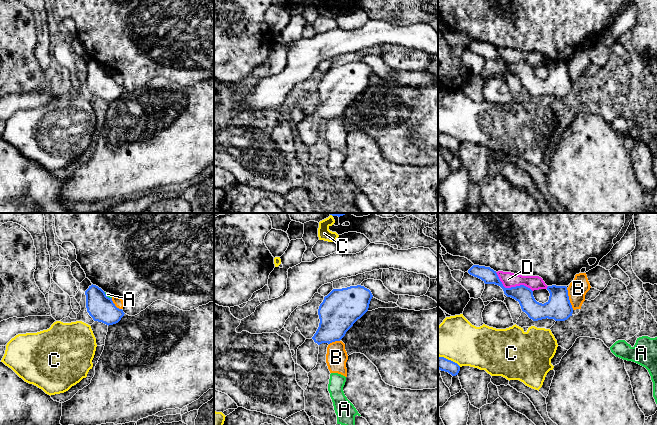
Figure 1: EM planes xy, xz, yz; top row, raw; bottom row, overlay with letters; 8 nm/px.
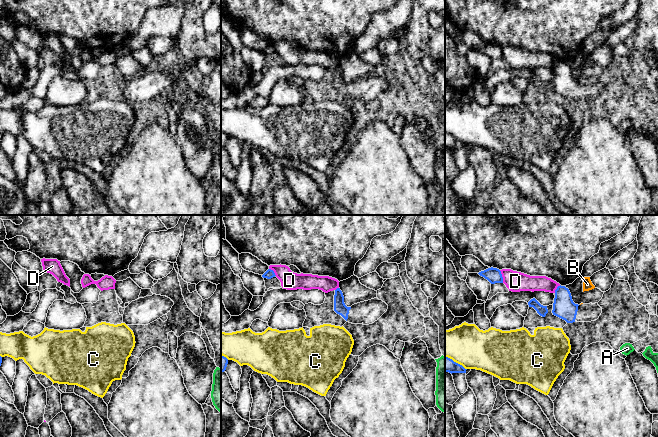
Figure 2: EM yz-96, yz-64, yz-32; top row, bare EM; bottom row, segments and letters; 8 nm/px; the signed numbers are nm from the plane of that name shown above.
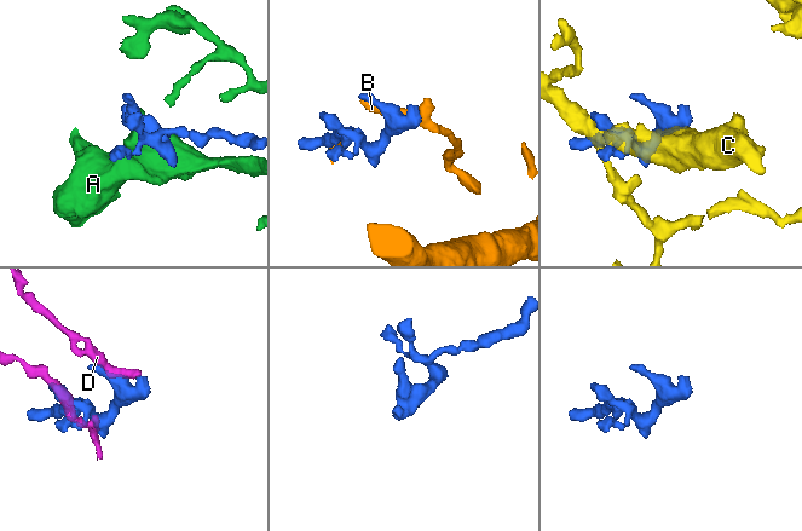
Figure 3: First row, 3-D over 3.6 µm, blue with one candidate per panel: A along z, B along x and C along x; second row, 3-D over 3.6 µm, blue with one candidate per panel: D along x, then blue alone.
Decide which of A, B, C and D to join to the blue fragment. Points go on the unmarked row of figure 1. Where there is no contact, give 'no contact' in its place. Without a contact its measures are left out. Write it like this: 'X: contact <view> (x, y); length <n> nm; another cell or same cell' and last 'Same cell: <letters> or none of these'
A: contact xy (106, 72); length 80 nm; another cell
B: contact yz (568, 75); length 190 nm; another cell
C: contact yz (449, 136); length 200 nm; another cell
D: contact yz (511, 63); length 340 nm; another cell
Same cell: none of these

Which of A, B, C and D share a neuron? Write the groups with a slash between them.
A / B / C / D

